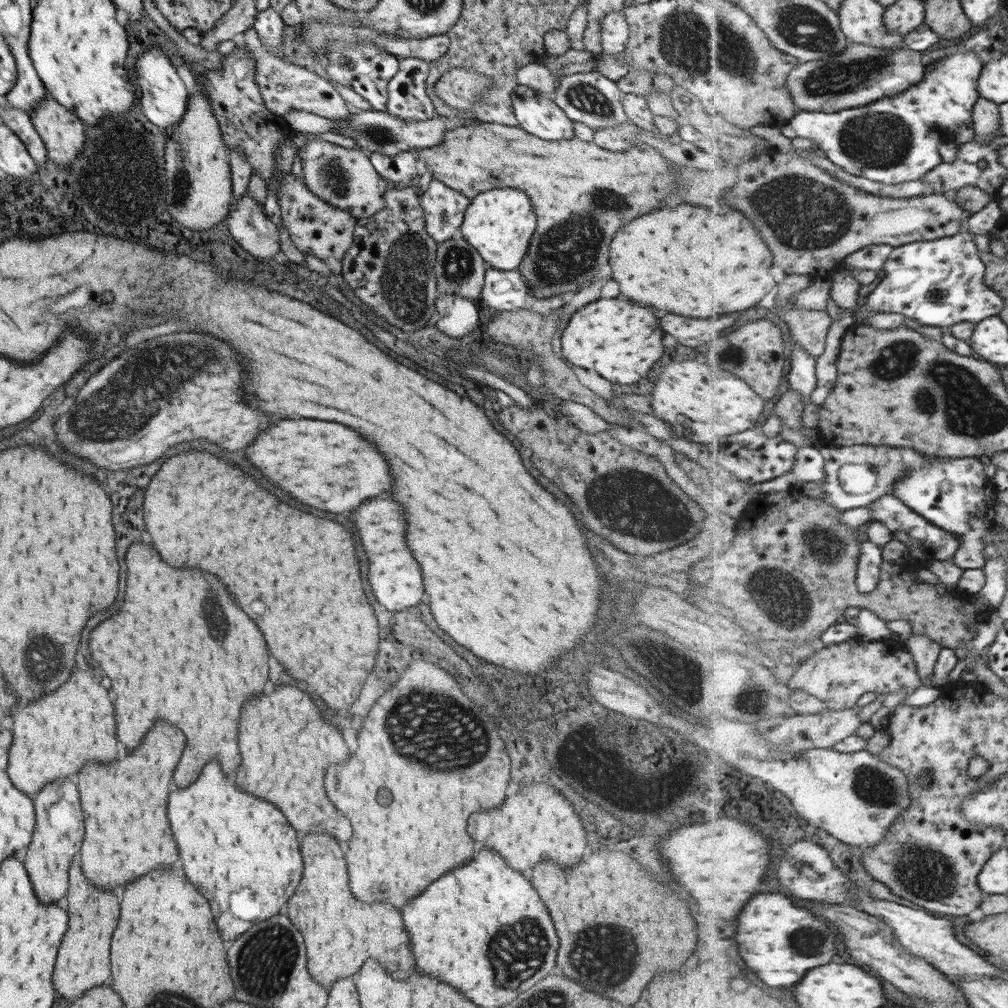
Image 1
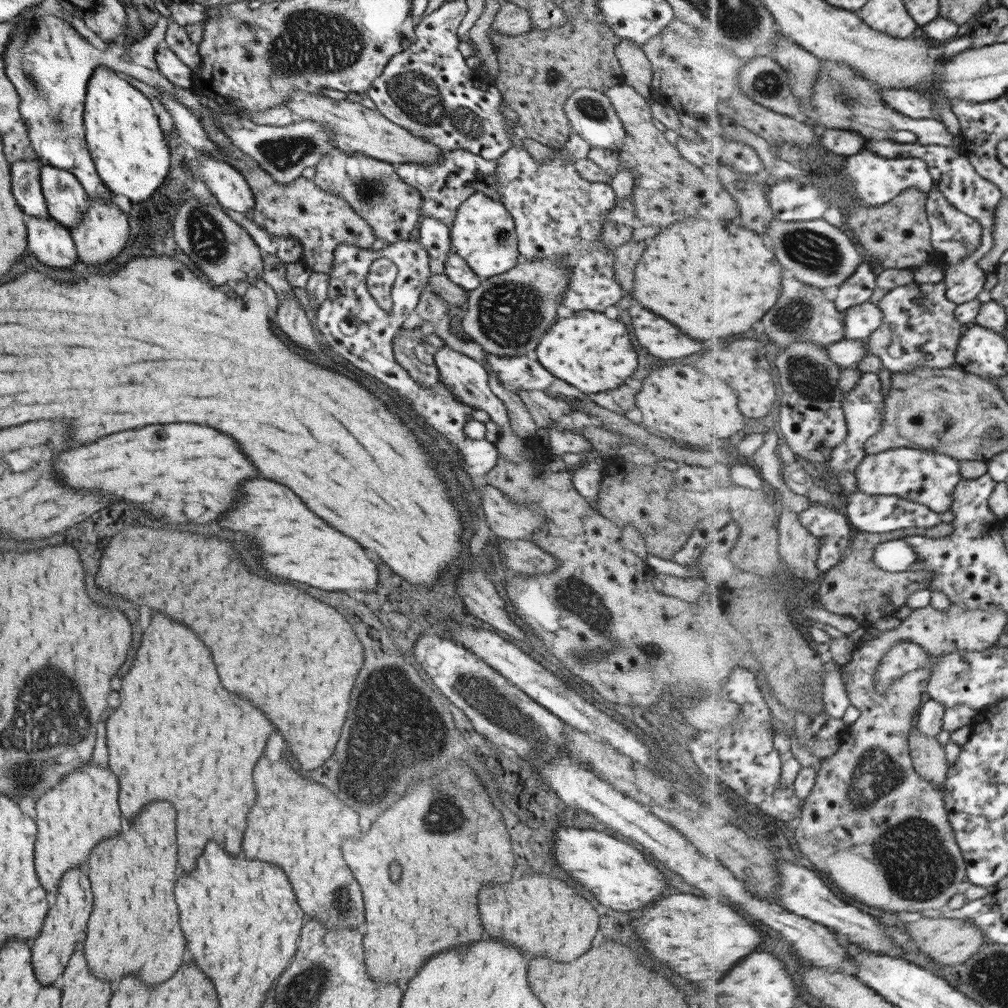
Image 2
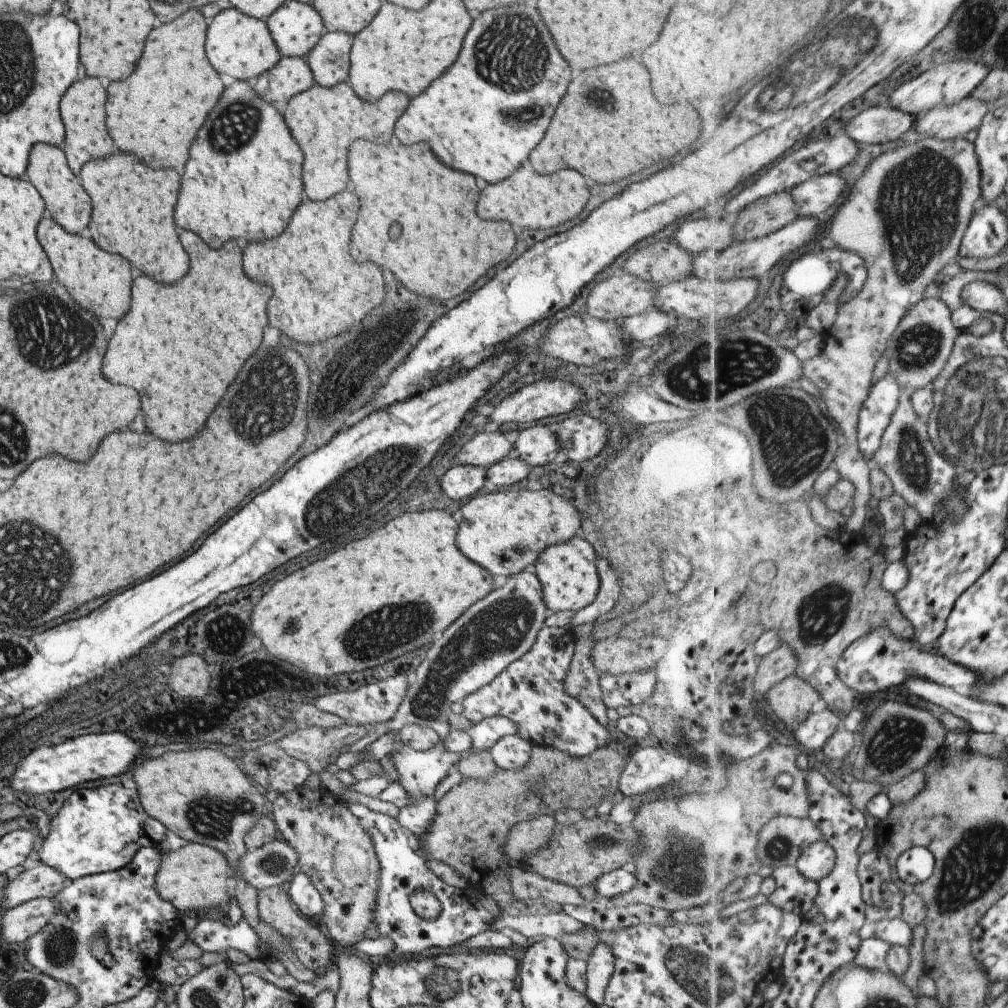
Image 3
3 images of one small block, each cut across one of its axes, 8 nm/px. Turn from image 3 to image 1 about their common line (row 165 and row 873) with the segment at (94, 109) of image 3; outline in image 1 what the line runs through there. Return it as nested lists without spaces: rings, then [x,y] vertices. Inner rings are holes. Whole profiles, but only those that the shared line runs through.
[[[70,864],[68,891],[64,898],[64,907],[68,911],[68,930],[62,938],[56,966],[54,966],[54,986],[64,998],[82,996],[88,988],[100,986],[110,976],[110,940],[118,924],[120,902],[112,890],[100,890],[90,884],[82,874],[80,864]]]

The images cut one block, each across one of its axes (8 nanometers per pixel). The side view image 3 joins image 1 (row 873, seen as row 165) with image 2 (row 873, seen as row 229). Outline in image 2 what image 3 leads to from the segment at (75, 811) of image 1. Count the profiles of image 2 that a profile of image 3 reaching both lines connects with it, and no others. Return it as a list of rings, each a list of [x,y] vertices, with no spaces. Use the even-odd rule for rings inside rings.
[[[70,868],[60,880],[60,890],[56,894],[56,902],[48,910],[44,926],[42,926],[38,938],[34,940],[34,946],[32,946],[34,972],[38,974],[38,978],[42,978],[42,982],[52,984],[64,972],[72,950],[86,936],[86,924],[88,924],[90,910],[92,910],[90,880],[82,872],[82,868]]]

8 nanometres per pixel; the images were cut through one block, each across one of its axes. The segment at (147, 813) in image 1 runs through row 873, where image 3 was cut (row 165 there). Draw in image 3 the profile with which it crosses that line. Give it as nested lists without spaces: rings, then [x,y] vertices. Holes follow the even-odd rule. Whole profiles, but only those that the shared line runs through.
[[[116,154],[108,160],[90,160],[80,172],[84,190],[92,198],[90,238],[104,250],[132,258],[132,264],[158,282],[176,282],[188,270],[184,252],[174,224],[174,206],[180,188],[176,170],[154,170],[132,154]],[[146,236],[146,254],[144,238]]]

